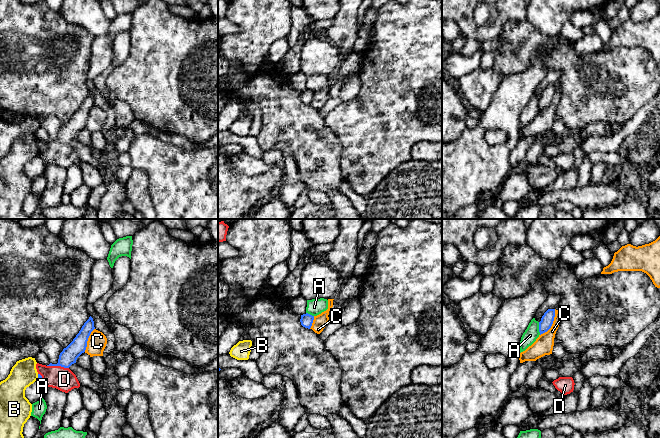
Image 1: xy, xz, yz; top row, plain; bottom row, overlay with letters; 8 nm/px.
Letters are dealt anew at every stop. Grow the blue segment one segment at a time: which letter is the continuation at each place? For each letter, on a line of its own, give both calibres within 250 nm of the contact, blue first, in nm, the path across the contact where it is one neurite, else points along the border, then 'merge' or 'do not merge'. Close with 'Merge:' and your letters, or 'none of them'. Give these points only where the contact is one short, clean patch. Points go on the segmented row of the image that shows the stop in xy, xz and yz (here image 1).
A: calibres 100 and 120 nm; border yz (538, 322), (540, 334); do not merge
B: calibres 30 and 200 nm; do not merge
C: calibres 100 and 150 nm; do not merge
D: calibres 140 and 190 nm; border xy (47, 365), (60, 365), (68, 368); do not merge
Merge: none of them

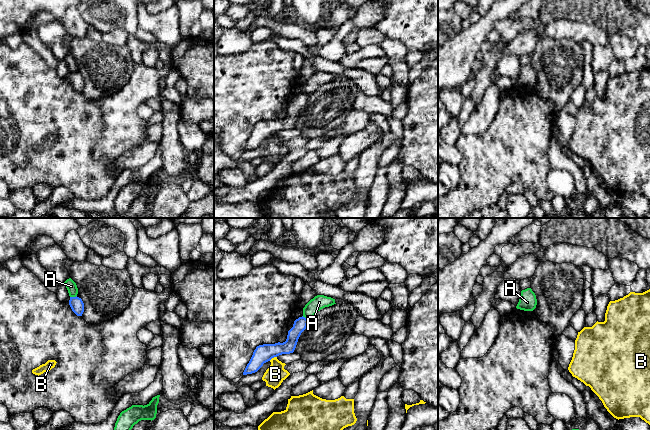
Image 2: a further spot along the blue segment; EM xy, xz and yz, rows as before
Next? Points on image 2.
A: calibres 110 and 90 nm; do not merge
B: calibres 140 and 160 nm; do not merge
Merge: none of them

